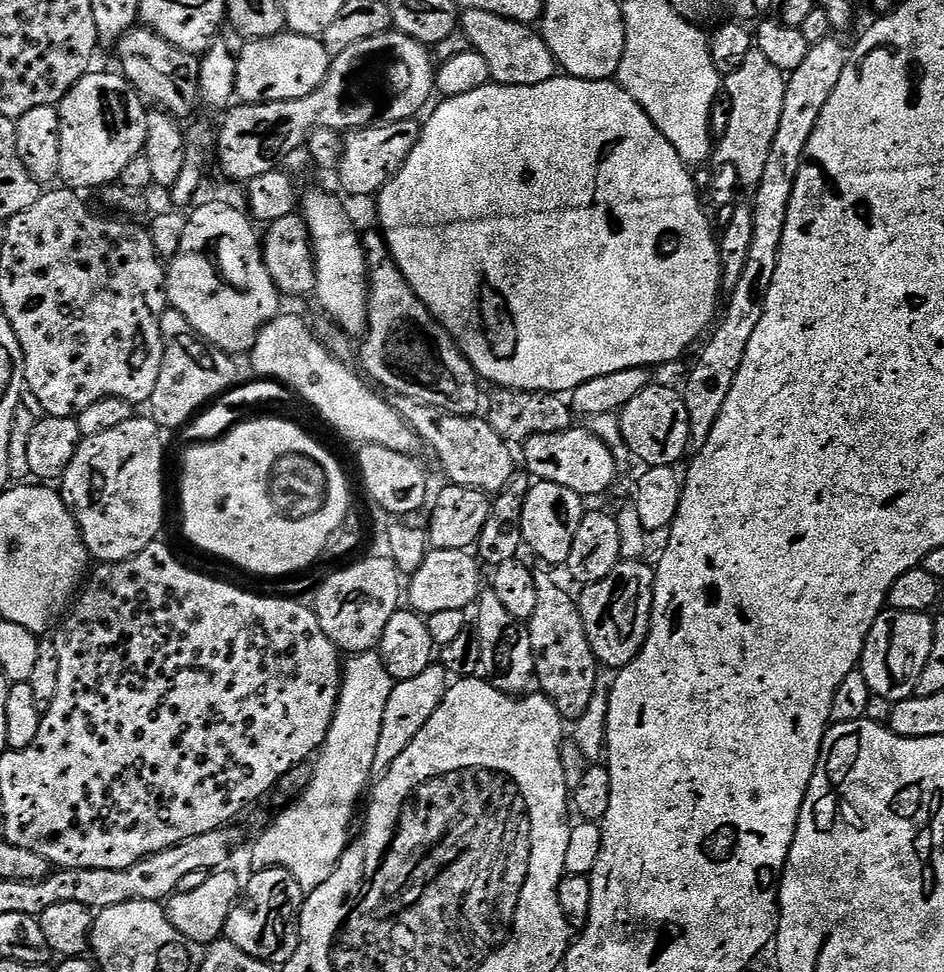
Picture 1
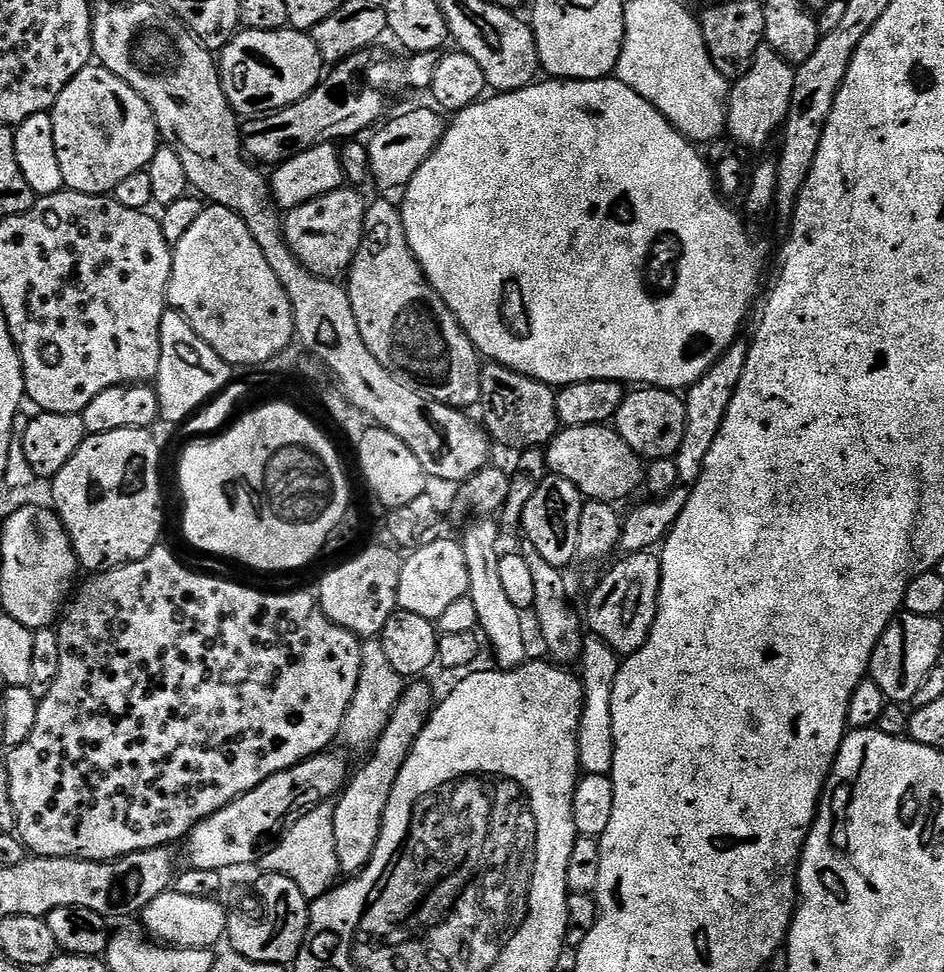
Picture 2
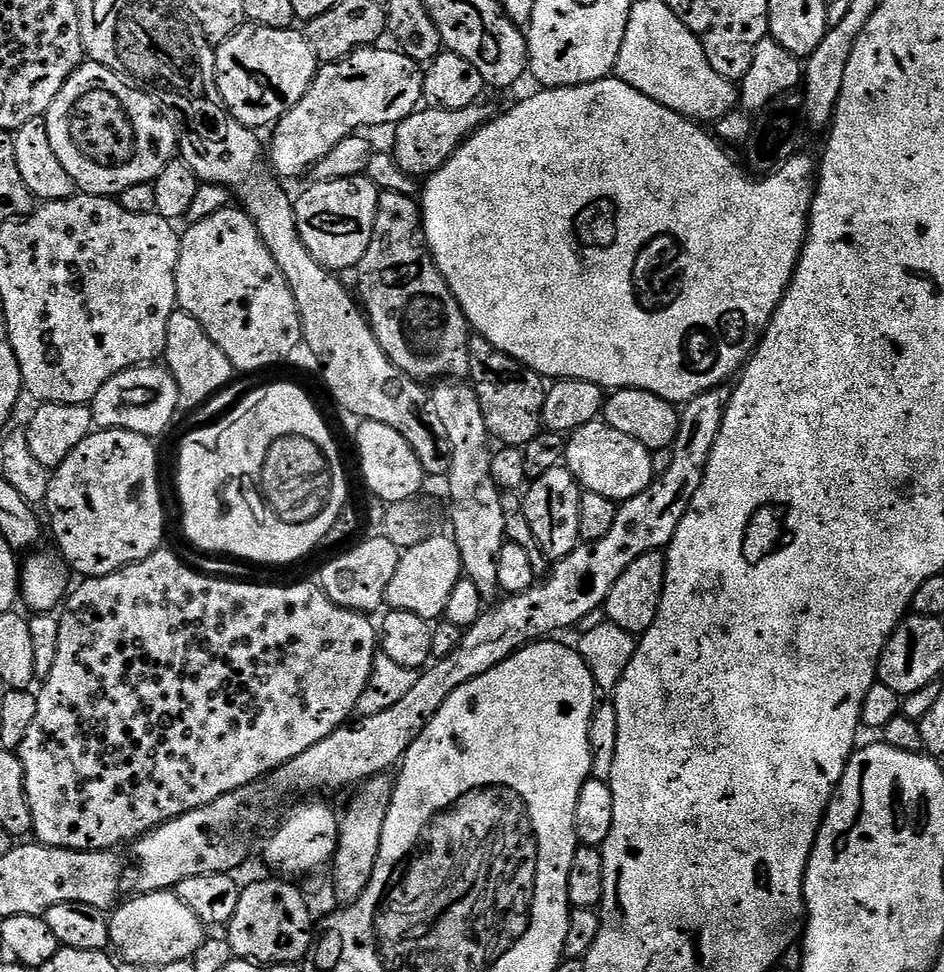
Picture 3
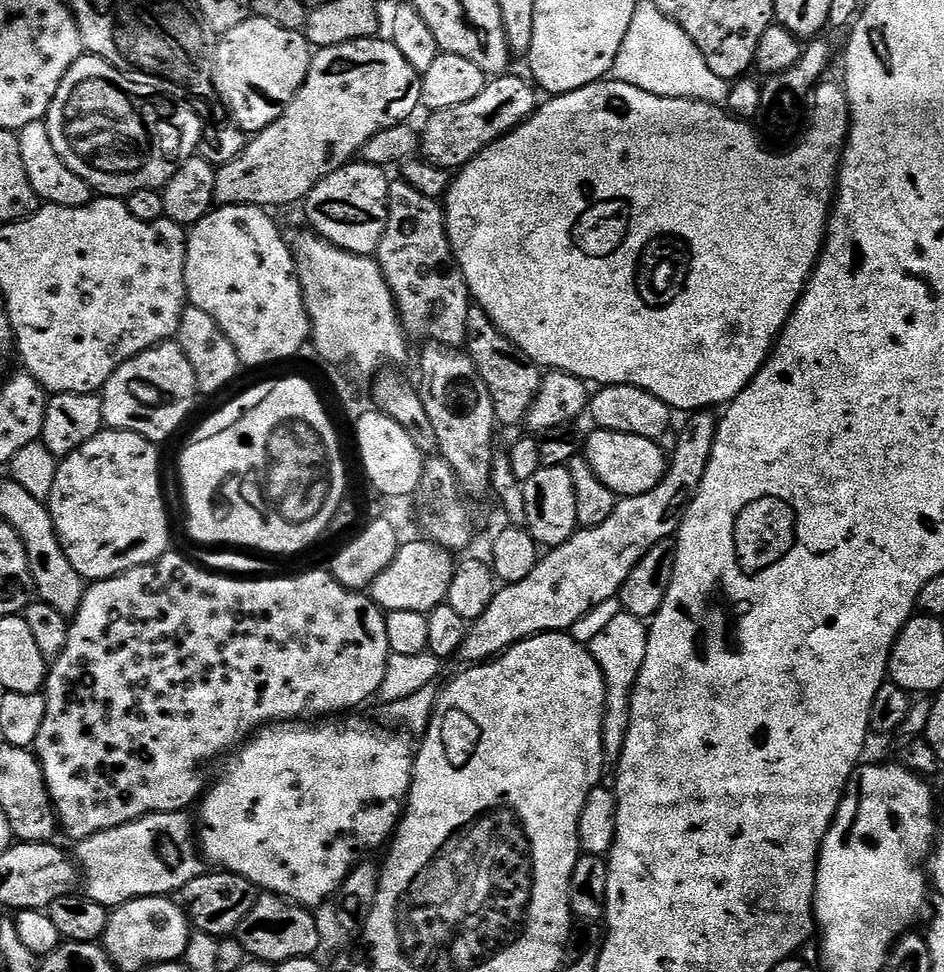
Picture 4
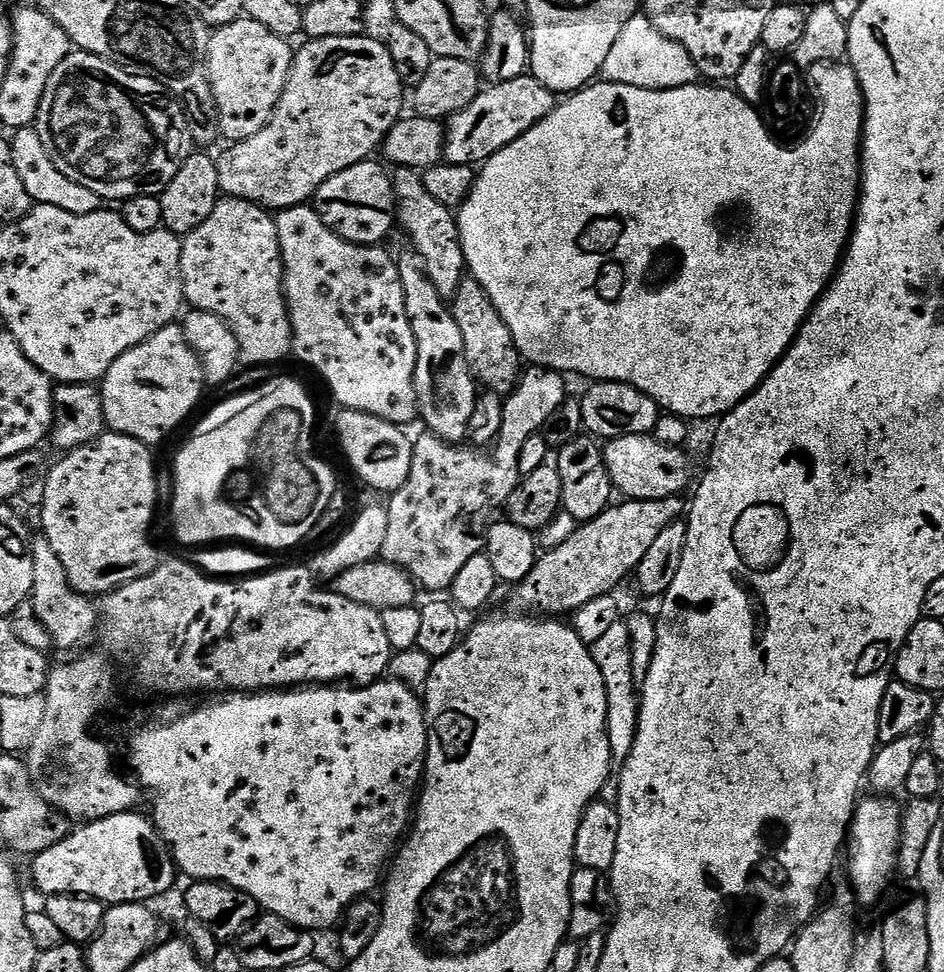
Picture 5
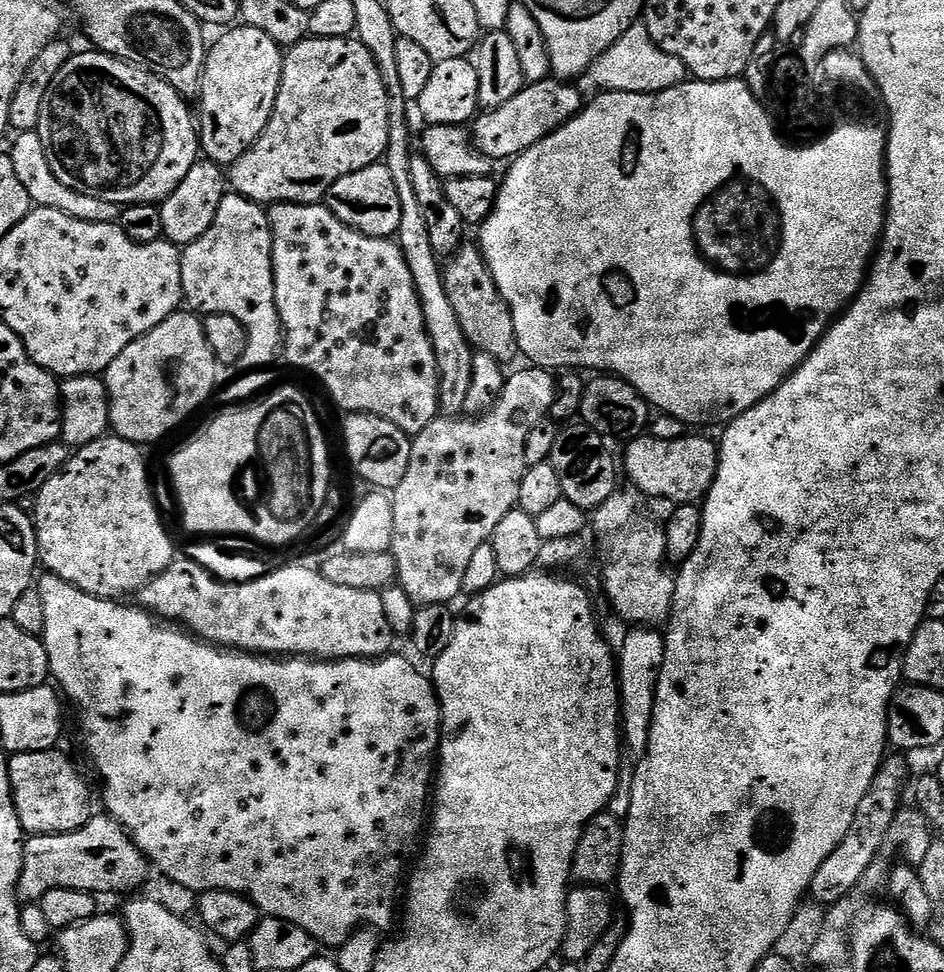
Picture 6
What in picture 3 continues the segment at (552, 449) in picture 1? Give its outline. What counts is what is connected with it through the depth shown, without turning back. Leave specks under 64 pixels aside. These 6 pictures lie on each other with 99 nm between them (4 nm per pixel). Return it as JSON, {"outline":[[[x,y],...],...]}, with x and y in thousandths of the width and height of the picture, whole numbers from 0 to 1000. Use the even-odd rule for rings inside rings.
{"outline":[[[636,430],[611,440],[601,450],[595,473],[618,505],[638,508],[638,512],[654,516],[680,508],[680,504],[689,501],[693,493],[691,466],[686,461],[680,459],[680,455],[672,455],[667,447],[650,442]]]}

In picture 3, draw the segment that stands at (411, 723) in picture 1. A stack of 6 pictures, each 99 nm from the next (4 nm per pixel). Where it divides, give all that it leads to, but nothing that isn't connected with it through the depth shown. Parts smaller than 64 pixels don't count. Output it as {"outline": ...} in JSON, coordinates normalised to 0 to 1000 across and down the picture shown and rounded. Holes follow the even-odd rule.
{"outline":[[[411,796],[393,798],[376,812],[377,820],[369,831],[369,836],[360,844],[360,865],[356,867],[356,878],[352,880],[350,898],[352,897],[352,918],[356,921],[356,930],[368,932],[383,924],[383,916],[392,912],[392,899],[396,899],[396,887],[400,887],[400,874],[405,870],[405,850],[409,846],[411,830],[415,824],[416,799]]]}

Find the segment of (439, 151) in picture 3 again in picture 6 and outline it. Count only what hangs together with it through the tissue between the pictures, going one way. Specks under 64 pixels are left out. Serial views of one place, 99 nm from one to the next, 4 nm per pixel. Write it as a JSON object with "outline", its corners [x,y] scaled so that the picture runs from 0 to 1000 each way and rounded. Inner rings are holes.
{"outline":[[[582,80],[565,86],[556,85],[555,92],[544,97],[544,101],[526,111],[510,114],[499,124],[500,146],[506,155],[524,167],[538,167],[552,160],[558,152],[566,150],[574,142],[583,139],[588,132],[614,116],[621,103],[620,100],[614,100],[614,95],[608,87],[609,85],[592,80]]]}

